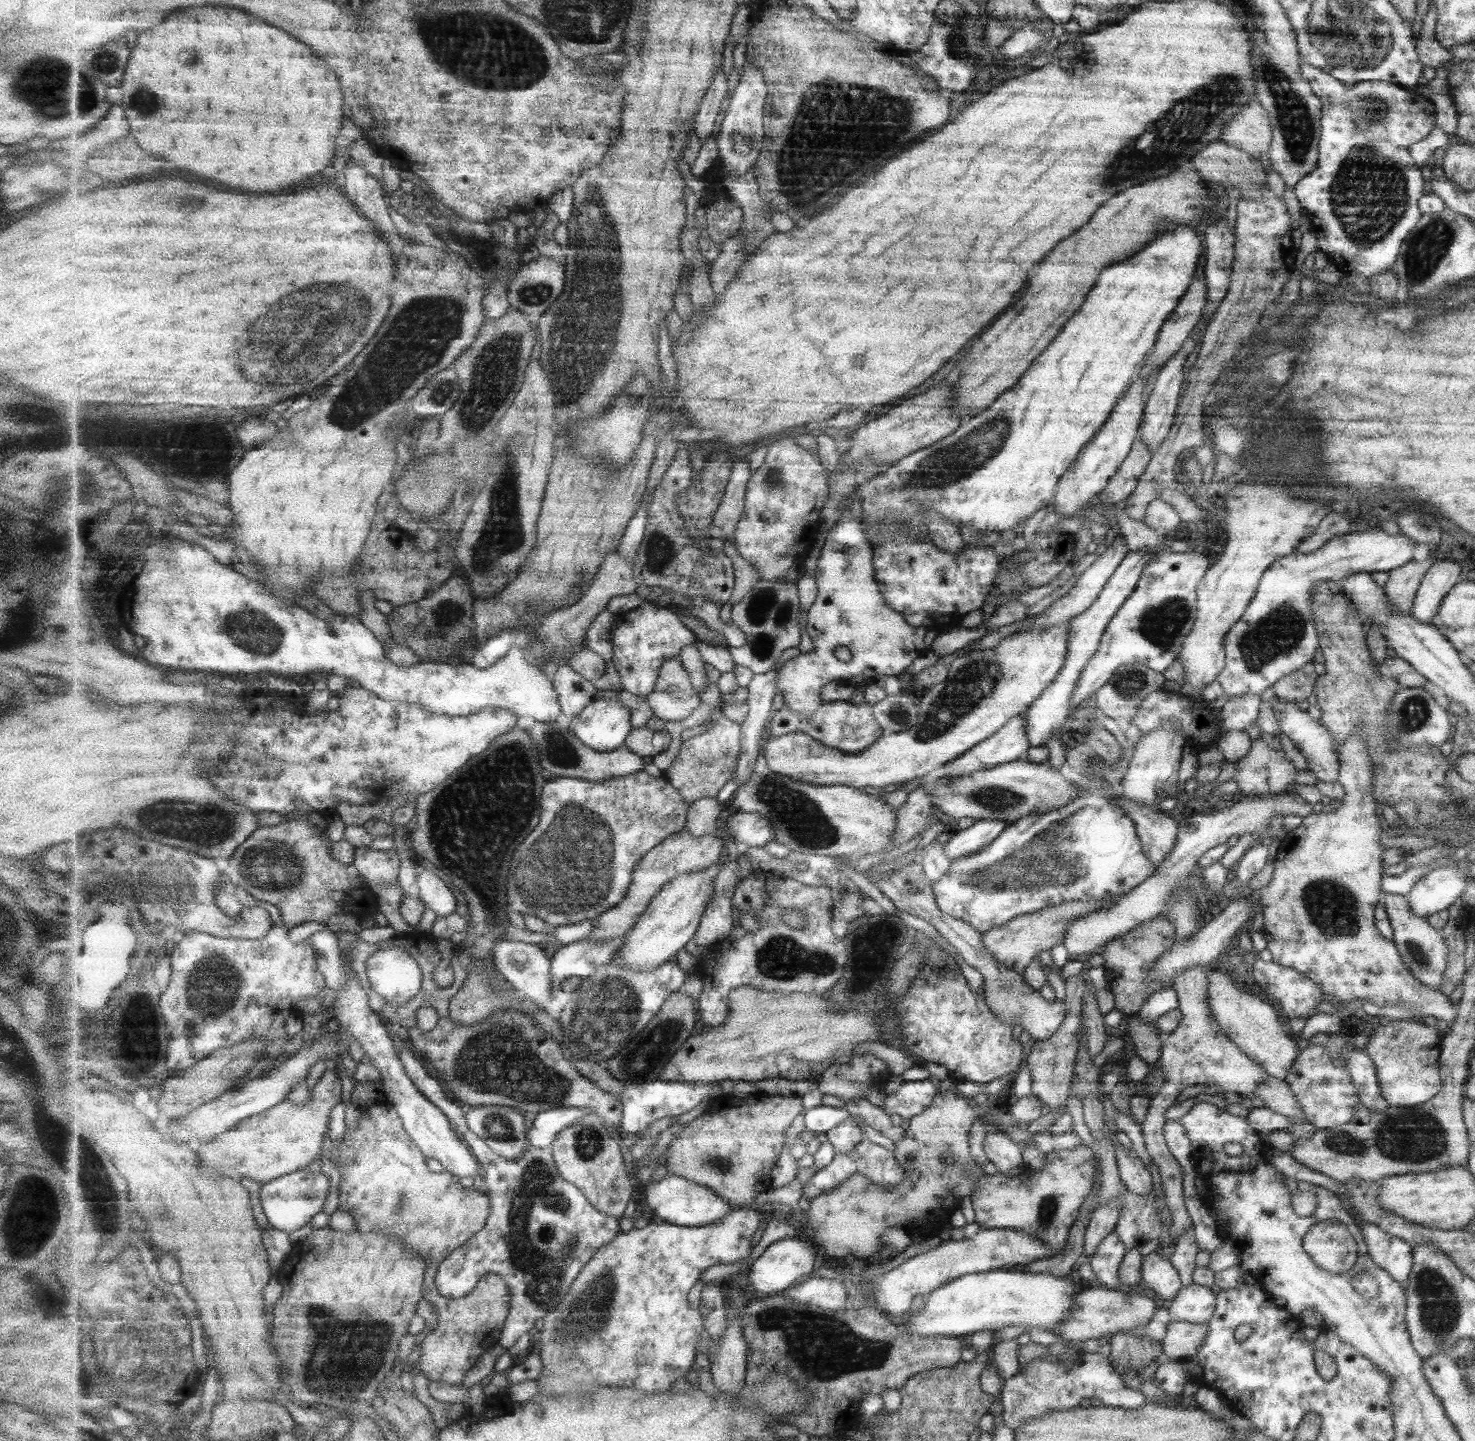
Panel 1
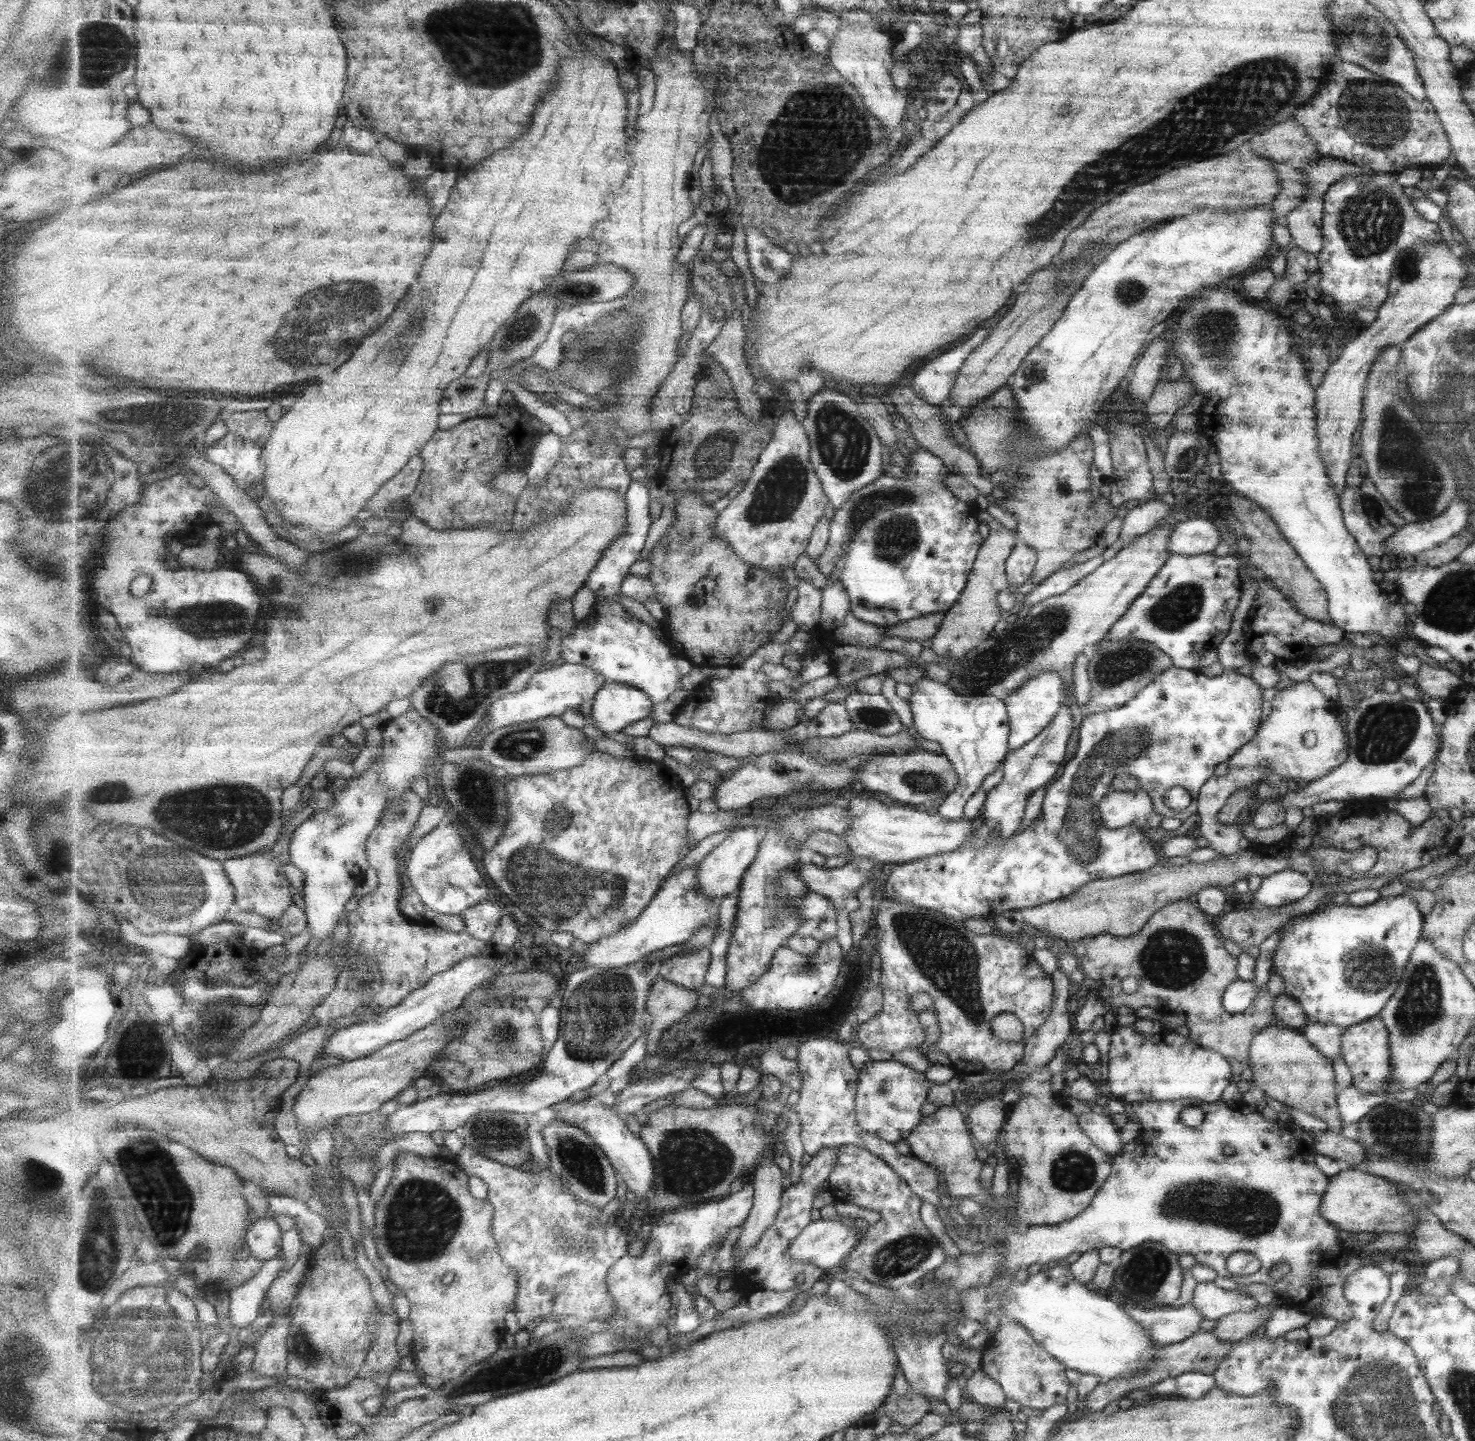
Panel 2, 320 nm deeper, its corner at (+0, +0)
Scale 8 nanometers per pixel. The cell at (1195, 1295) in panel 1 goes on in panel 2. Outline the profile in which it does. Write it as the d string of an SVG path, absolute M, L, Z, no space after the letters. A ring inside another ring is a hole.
M1212 1282L1196 1284L1189 1304L1203 1320L1209 1321L1217 1321L1221 1316L1237 1311L1249 1312L1258 1306L1252 1297L1240 1291L1223 1290Z

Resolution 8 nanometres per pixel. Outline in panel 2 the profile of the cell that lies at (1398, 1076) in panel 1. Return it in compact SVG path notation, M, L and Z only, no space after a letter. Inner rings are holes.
M1378 1015L1366 1021L1342 1029L1339 1039L1340 1057L1347 1065L1352 1078L1352 1087L1357 1092L1381 1094L1386 1089L1386 1080L1390 1077L1390 1054L1388 1034Z

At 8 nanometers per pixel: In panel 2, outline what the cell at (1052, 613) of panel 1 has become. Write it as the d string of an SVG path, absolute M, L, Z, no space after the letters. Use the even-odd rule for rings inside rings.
M1162 500L1140 502L1124 515L1118 538L1122 546L1151 530L1164 517L1169 515L1169 508Z

